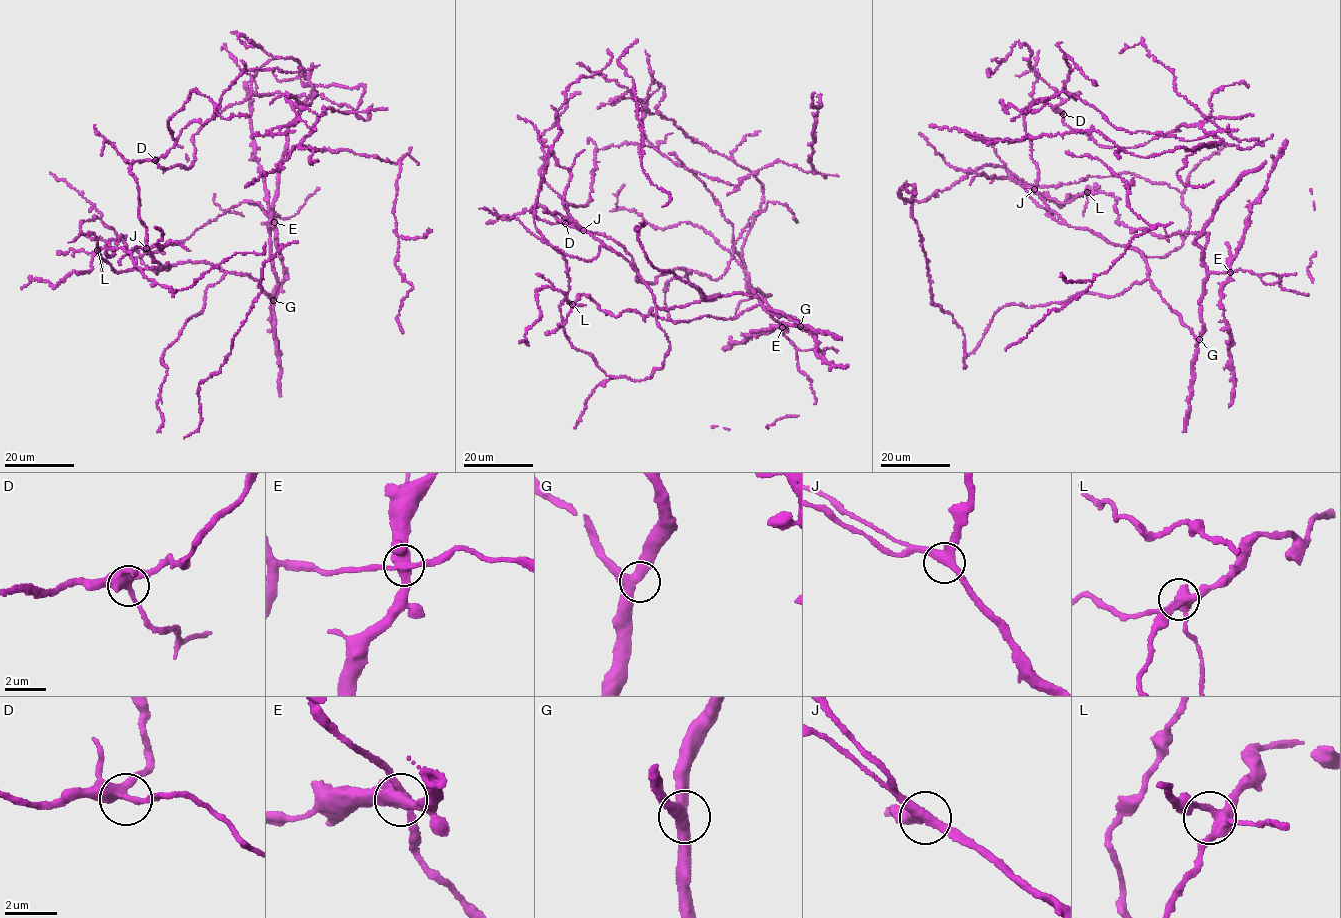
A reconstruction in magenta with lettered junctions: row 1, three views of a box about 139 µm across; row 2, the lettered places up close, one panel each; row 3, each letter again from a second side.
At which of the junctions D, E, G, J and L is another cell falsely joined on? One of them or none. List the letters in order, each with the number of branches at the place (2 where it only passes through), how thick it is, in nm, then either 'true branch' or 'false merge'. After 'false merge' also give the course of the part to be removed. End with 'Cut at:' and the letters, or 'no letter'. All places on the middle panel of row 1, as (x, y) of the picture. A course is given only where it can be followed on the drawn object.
D: branches 4; calibre 400 nm; true branch
E: branches 4; calibre 440 nm; false merge; course (782, 327), (793, 325), (807, 332), (818, 343), (816, 353), (833, 366), (848, 366)
G: branches 3; calibre 400 nm; true branch
J: branches 3; calibre 360 nm; true branch
L: branches 4; calibre 400 nm; true branch
Cut at: E

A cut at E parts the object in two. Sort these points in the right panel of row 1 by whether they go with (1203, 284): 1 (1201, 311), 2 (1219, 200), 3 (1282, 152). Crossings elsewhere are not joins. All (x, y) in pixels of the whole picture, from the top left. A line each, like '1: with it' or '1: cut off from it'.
1: with it
2: with it
3: cut off from it

